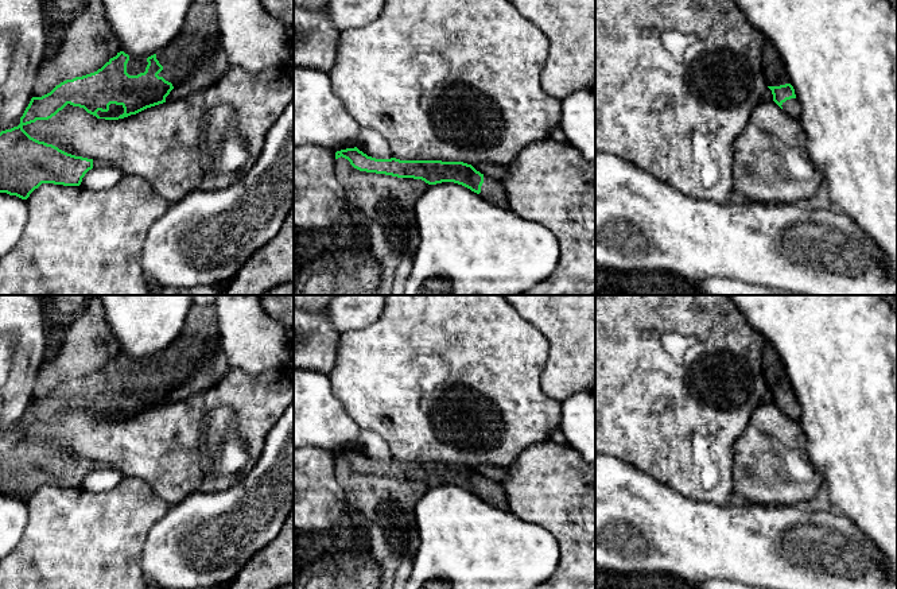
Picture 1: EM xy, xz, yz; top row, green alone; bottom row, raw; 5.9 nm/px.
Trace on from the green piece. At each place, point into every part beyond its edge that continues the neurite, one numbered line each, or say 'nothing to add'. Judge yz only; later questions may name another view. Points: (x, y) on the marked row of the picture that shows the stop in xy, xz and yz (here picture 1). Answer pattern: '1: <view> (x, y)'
1: yz (775, 73)

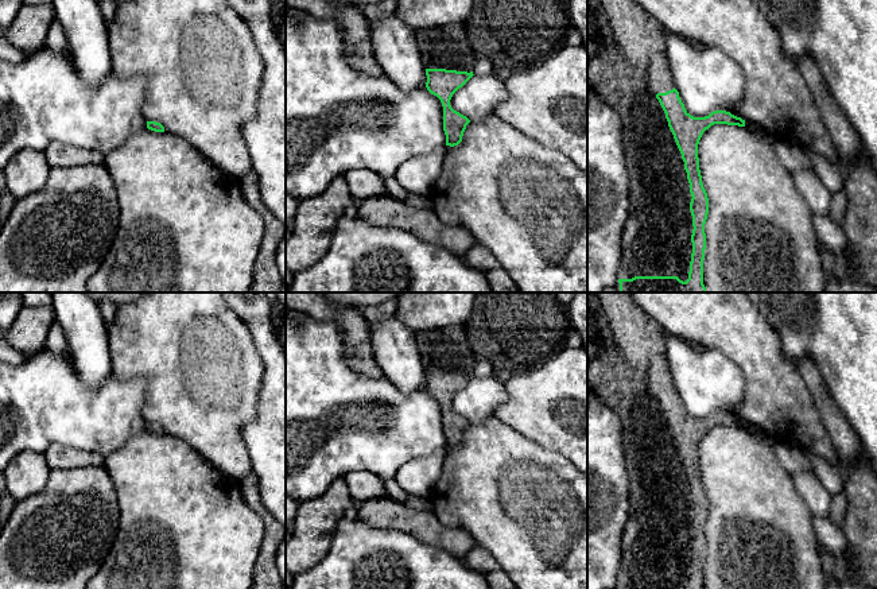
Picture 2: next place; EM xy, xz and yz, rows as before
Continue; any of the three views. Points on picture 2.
1: yz (631, 69)

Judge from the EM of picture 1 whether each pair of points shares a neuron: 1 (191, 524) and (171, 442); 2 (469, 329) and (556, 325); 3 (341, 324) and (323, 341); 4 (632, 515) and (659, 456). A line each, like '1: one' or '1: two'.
1: two
2: two
3: two
4: two

